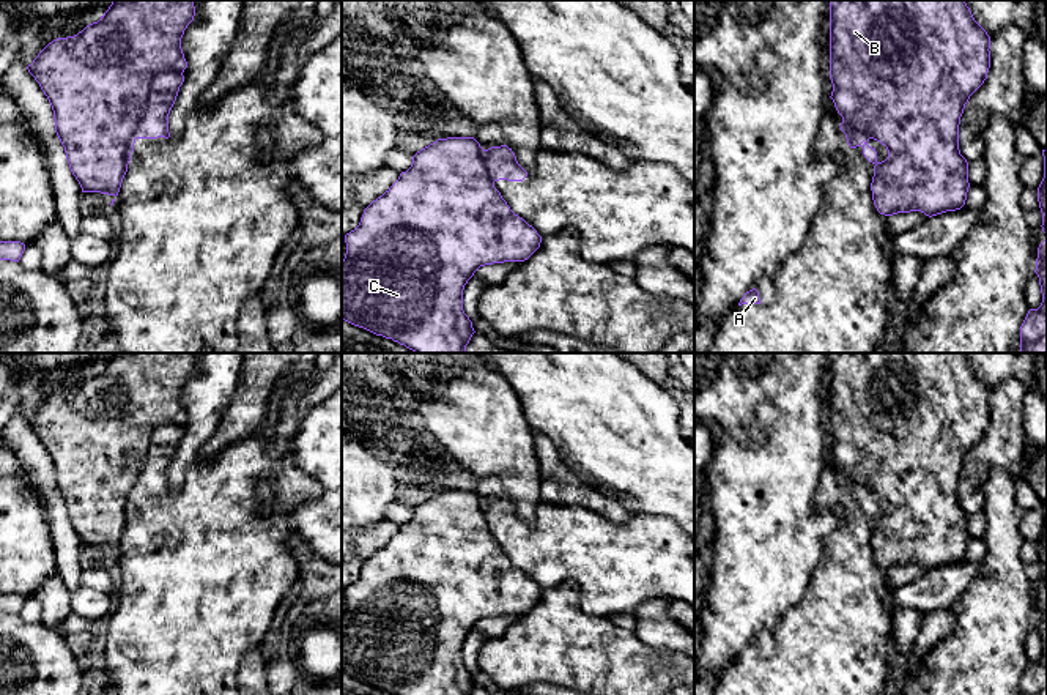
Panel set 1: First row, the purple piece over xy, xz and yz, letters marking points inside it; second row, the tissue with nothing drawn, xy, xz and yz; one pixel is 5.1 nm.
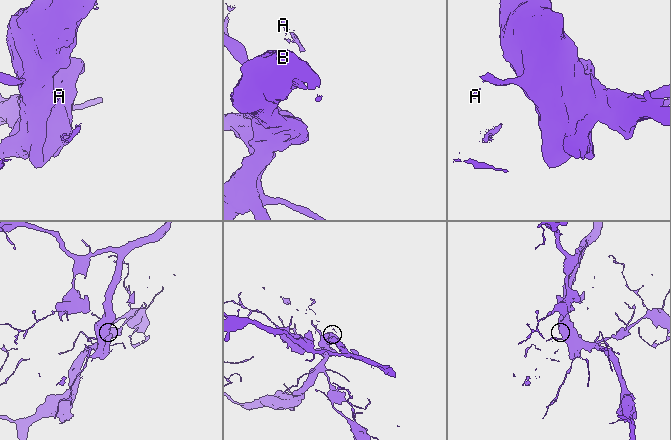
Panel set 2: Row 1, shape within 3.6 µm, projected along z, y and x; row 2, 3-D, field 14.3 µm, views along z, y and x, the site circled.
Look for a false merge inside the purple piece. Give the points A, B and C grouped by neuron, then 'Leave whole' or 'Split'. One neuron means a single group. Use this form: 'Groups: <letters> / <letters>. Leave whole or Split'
Groups: A / B C. Split

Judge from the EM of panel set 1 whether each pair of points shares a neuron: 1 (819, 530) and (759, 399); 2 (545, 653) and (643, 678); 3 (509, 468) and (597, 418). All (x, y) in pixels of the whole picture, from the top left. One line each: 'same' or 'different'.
1: same
2: same
3: different

